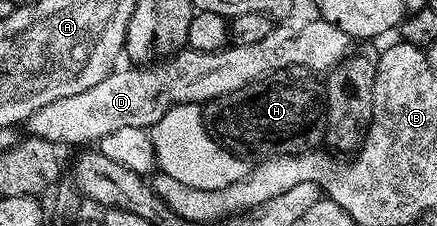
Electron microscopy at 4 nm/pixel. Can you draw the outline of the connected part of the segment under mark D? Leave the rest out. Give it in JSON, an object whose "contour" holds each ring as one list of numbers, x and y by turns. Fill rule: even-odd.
{"contour":[[313,17,309,23,296,27,291,31,288,27,273,26,266,34,253,38,250,45,225,45,219,51,194,51,185,49,177,51,169,59,161,59,159,63,147,65,128,65,125,71,114,69,98,85,90,85,86,93,74,93,74,97,58,97,58,101,50,101,50,105,42,105,26,120,29,136,45,139,53,145,60,143,84,143,80,145,96,145,106,133,114,133,114,129,142,127,150,129,172,107,183,103,203,105,212,99,222,97,226,93,234,93,246,85,256,83,260,79,269,78,272,71,287,72,290,65,306,65,311,73,327,73,348,58,353,50,354,41,342,29,330,25,319,17]]}

